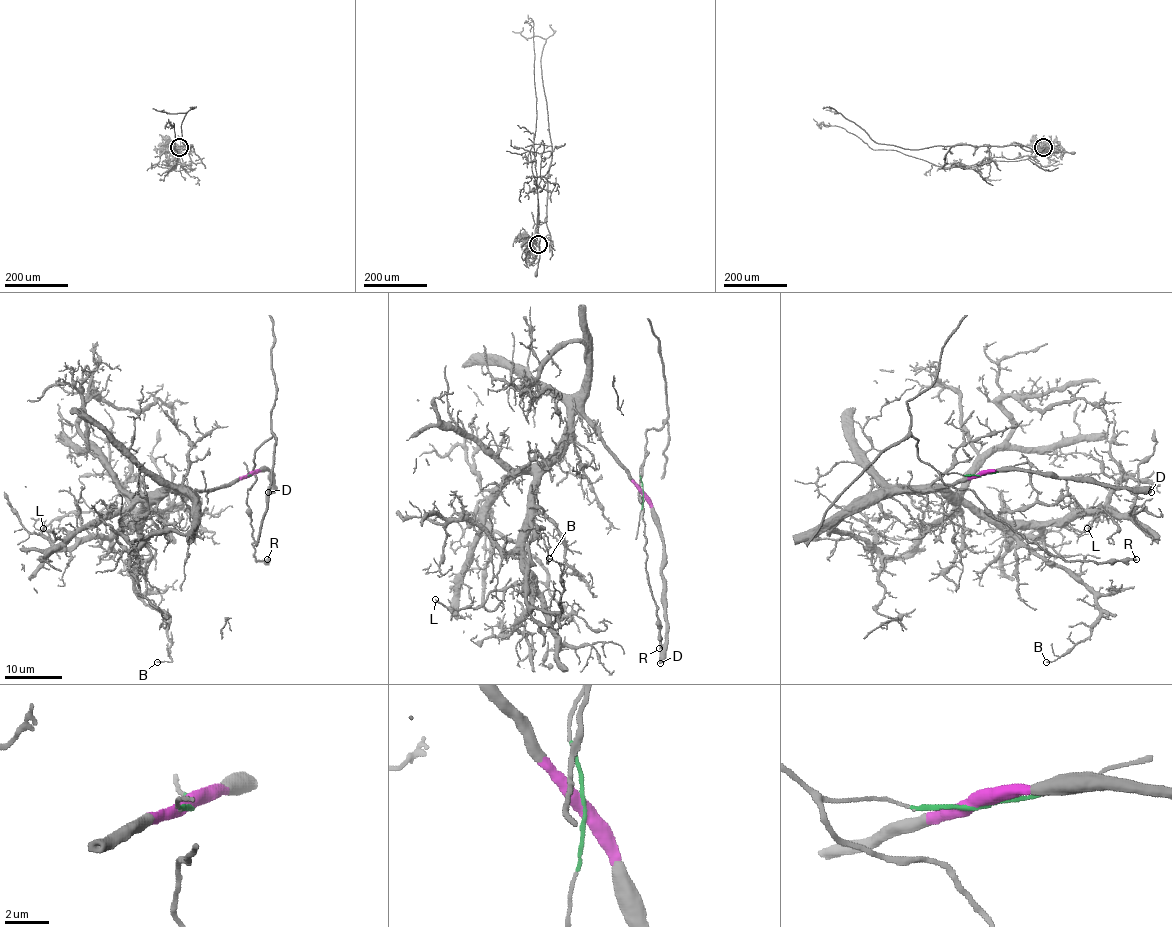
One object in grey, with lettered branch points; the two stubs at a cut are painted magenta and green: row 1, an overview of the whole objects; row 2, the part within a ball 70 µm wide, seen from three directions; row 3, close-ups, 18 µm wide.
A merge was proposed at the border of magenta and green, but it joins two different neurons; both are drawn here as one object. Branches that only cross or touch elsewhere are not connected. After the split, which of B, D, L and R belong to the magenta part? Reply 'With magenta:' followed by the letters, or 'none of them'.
With magenta: B, D, L

